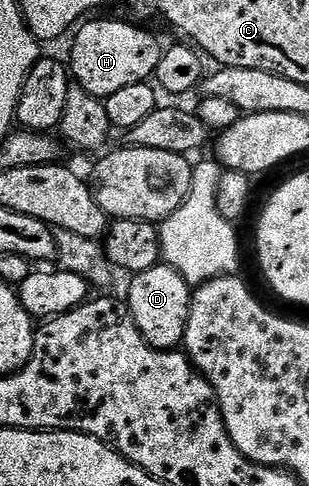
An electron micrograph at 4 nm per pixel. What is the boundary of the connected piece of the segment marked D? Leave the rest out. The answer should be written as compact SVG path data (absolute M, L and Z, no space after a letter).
M165 262L152 266L152 270L133 273L130 293L124 296L140 334L153 348L174 350L186 339L192 285Z

